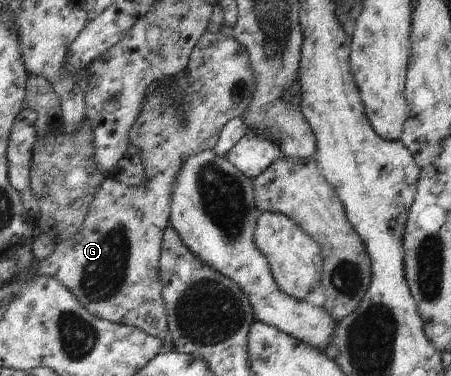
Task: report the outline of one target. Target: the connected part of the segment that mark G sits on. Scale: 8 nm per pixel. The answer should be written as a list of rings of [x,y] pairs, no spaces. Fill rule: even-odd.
[[[220,32],[209,33],[199,37],[192,50],[187,74],[191,78],[187,102],[171,102],[170,96],[163,96],[163,90],[157,90],[144,97],[142,110],[133,123],[129,133],[129,141],[140,145],[140,156],[145,170],[145,182],[139,186],[125,186],[112,178],[107,178],[89,204],[88,217],[82,231],[70,241],[57,243],[55,251],[44,260],[39,261],[37,274],[51,276],[61,282],[77,301],[99,319],[130,325],[139,328],[145,334],[159,338],[164,351],[173,350],[173,336],[169,334],[165,304],[162,301],[162,283],[160,280],[160,258],[162,257],[163,236],[170,227],[169,212],[171,192],[181,164],[199,152],[213,149],[219,140],[223,127],[236,118],[242,118],[249,102],[253,98],[255,80],[253,68],[249,60],[249,52],[233,37],[227,38]],[[199,79],[205,79],[205,90],[201,91]]]

